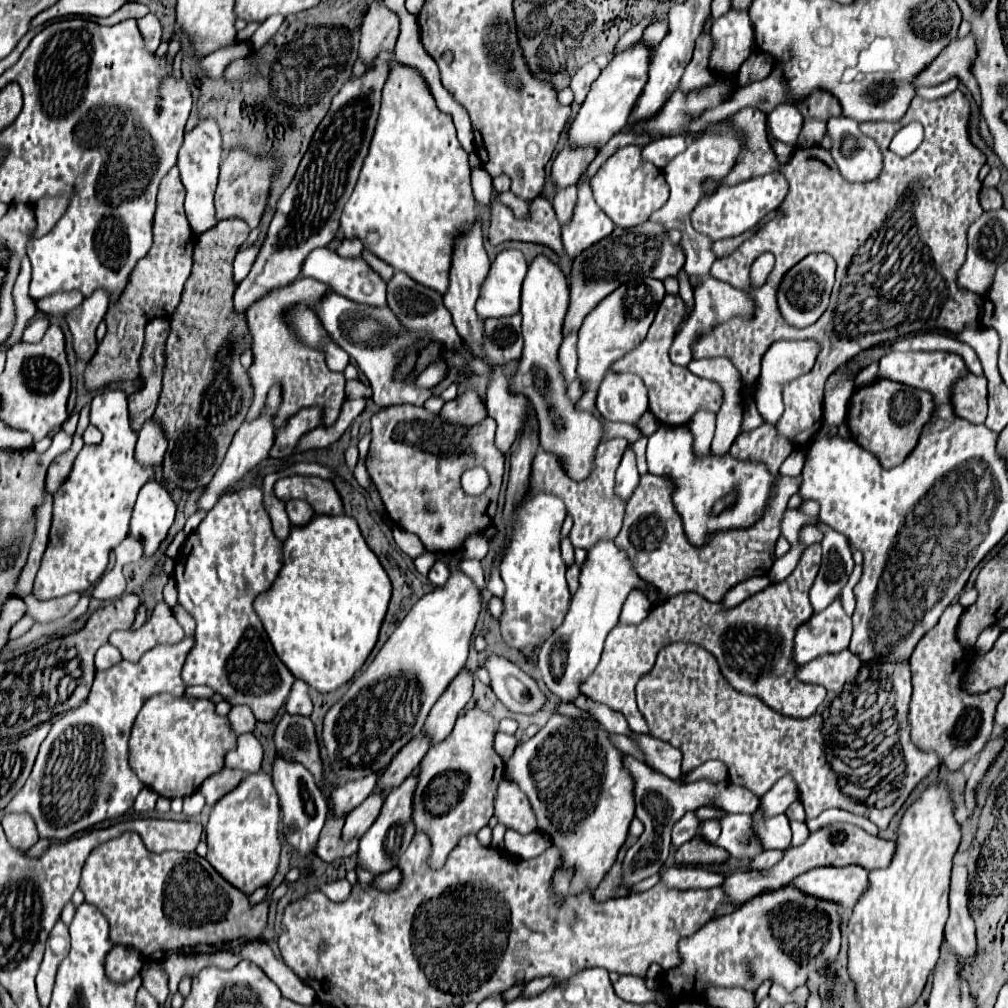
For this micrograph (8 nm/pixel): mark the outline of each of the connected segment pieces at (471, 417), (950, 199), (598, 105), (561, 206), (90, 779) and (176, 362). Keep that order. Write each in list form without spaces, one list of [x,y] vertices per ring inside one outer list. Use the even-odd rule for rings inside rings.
[[[466,390],[456,400],[446,402],[440,410],[440,418],[454,426],[476,426],[486,416],[488,414],[486,414],[484,402],[472,390]]]
[[[954,90],[952,94],[948,94],[948,96],[944,96],[944,98],[938,98],[938,100],[922,100],[922,98],[918,98],[918,96],[914,96],[914,100],[910,102],[910,108],[908,108],[908,112],[898,120],[898,122],[862,122],[860,124],[860,130],[864,132],[864,134],[868,134],[870,138],[876,138],[876,142],[878,142],[878,146],[880,146],[880,152],[882,152],[882,158],[884,158],[884,166],[882,166],[882,172],[880,172],[880,176],[876,178],[876,180],[870,180],[870,182],[848,182],[846,178],[842,178],[842,174],[840,174],[840,170],[830,162],[830,164],[826,164],[822,158],[830,158],[830,154],[828,154],[828,150],[824,150],[822,146],[810,146],[810,148],[796,148],[794,150],[794,154],[788,158],[788,162],[786,164],[782,164],[780,160],[778,160],[778,156],[776,156],[776,152],[774,152],[774,148],[770,146],[770,142],[768,142],[768,138],[766,138],[766,114],[762,112],[762,110],[758,110],[758,108],[742,108],[742,110],[738,110],[734,116],[730,116],[730,118],[726,118],[726,120],[720,120],[720,122],[716,122],[716,124],[710,124],[704,132],[700,132],[700,134],[694,134],[690,140],[694,142],[694,140],[698,140],[698,138],[702,138],[706,132],[710,132],[710,130],[718,130],[718,128],[732,128],[732,130],[736,130],[736,132],[740,132],[742,134],[742,138],[744,138],[744,142],[742,142],[742,150],[740,150],[740,154],[738,154],[738,160],[736,160],[736,164],[734,164],[734,168],[720,180],[722,182],[722,186],[730,186],[730,184],[737,184],[743,181],[746,181],[752,177],[763,176],[765,174],[772,174],[772,172],[778,172],[778,174],[782,174],[786,180],[788,180],[788,196],[784,198],[784,202],[774,210],[776,212],[776,216],[770,220],[770,222],[766,222],[760,230],[756,230],[756,234],[752,234],[748,240],[744,240],[732,254],[728,254],[728,256],[722,256],[722,258],[716,258],[716,262],[713,263],[711,267],[711,271],[722,272],[722,281],[728,282],[728,284],[732,284],[732,286],[736,286],[736,288],[748,288],[748,272],[750,272],[750,266],[752,266],[752,262],[758,258],[758,254],[762,254],[762,252],[772,252],[774,256],[776,256],[776,264],[774,264],[774,268],[772,268],[772,272],[768,274],[768,280],[766,280],[766,284],[762,286],[762,288],[758,288],[758,290],[754,290],[754,298],[756,298],[756,316],[754,316],[754,320],[740,320],[740,318],[736,318],[736,320],[730,320],[730,322],[726,322],[726,324],[722,324],[722,326],[718,326],[718,328],[714,328],[714,330],[710,330],[708,334],[704,334],[700,340],[696,340],[696,344],[692,346],[692,350],[694,350],[694,358],[704,358],[704,356],[726,356],[734,366],[736,366],[736,370],[740,372],[740,376],[742,376],[742,380],[744,380],[744,384],[746,386],[752,386],[754,384],[754,380],[758,378],[758,370],[760,370],[760,360],[762,360],[762,356],[764,356],[764,352],[768,350],[772,343],[778,340],[794,340],[795,336],[800,336],[803,339],[814,339],[820,344],[820,354],[818,354],[818,360],[816,360],[816,364],[814,364],[814,368],[808,372],[808,374],[804,374],[804,376],[800,376],[798,380],[792,380],[786,388],[784,388],[784,414],[782,414],[782,418],[778,420],[778,424],[776,424],[776,430],[778,430],[778,434],[780,436],[784,436],[784,438],[788,438],[788,440],[792,440],[796,446],[806,446],[808,444],[808,440],[812,440],[816,434],[818,434],[818,430],[820,430],[820,424],[822,424],[822,394],[824,394],[824,380],[830,376],[830,372],[834,372],[836,368],[840,368],[842,364],[846,364],[848,360],[852,360],[852,356],[856,356],[858,352],[862,352],[862,350],[866,350],[866,348],[870,348],[870,346],[874,346],[874,344],[882,344],[882,342],[890,342],[890,340],[894,340],[894,338],[898,338],[898,336],[902,336],[902,334],[908,334],[908,332],[918,332],[918,330],[932,330],[932,328],[946,328],[946,330],[950,330],[950,332],[962,332],[962,330],[966,330],[966,328],[974,328],[974,326],[980,326],[980,314],[982,314],[982,304],[984,304],[984,300],[982,300],[982,296],[980,294],[974,294],[974,292],[970,292],[970,290],[966,290],[966,288],[960,288],[958,286],[958,270],[962,268],[962,264],[964,264],[964,260],[966,260],[966,248],[968,248],[968,228],[970,228],[970,224],[974,222],[974,220],[978,220],[980,216],[982,216],[982,206],[980,206],[980,200],[978,200],[978,194],[980,194],[980,188],[982,188],[982,184],[980,184],[980,180],[978,180],[978,172],[980,172],[980,168],[982,168],[982,164],[986,162],[986,154],[982,152],[982,150],[978,150],[974,144],[972,144],[972,140],[970,140],[970,134],[968,134],[968,122],[970,122],[970,100],[960,92],[960,90]],[[910,122],[920,122],[922,126],[924,126],[924,140],[922,140],[922,144],[914,150],[914,154],[912,156],[908,156],[908,158],[898,158],[894,152],[890,152],[888,150],[888,144],[890,144],[890,140],[892,140],[892,136],[902,128],[902,126],[906,126],[906,124],[910,124]],[[812,252],[826,252],[826,254],[830,254],[834,260],[836,260],[836,264],[838,264],[838,268],[836,268],[836,282],[834,282],[834,290],[832,290],[832,296],[830,296],[830,304],[828,304],[828,308],[826,308],[826,312],[814,322],[814,324],[810,324],[808,328],[794,328],[794,326],[790,326],[790,324],[786,324],[784,322],[784,318],[780,316],[780,312],[778,312],[778,304],[776,304],[776,290],[778,290],[778,280],[783,278],[784,274],[796,264],[802,260],[802,258],[808,256],[808,254],[812,254]]]
[[[634,44],[632,48],[616,54],[610,64],[602,70],[598,80],[592,84],[584,104],[580,106],[576,118],[570,122],[568,128],[568,146],[570,148],[602,148],[614,134],[626,128],[628,116],[634,108],[636,98],[640,96],[646,78],[648,78],[648,64],[650,64],[650,44]]]
[[[568,186],[564,190],[558,190],[558,194],[554,198],[554,210],[556,210],[560,226],[566,226],[572,220],[572,214],[576,208],[576,198],[578,198],[576,192],[578,192],[576,186]]]
[[[184,638],[178,642],[178,646],[156,646],[136,664],[122,660],[110,670],[96,672],[86,702],[52,722],[52,728],[36,756],[30,778],[12,798],[12,802],[2,810],[2,814],[28,812],[38,826],[40,838],[58,840],[68,840],[76,832],[90,830],[104,820],[126,814],[144,788],[144,784],[128,766],[128,738],[132,722],[144,702],[152,696],[184,696],[180,670],[190,646],[192,638]],[[84,798],[90,798],[90,806],[82,808],[80,812],[78,804],[82,804]]]
[[[232,218],[198,236],[192,274],[184,286],[182,302],[170,318],[164,384],[154,422],[168,438],[164,476],[186,492],[210,482],[252,402],[250,380],[240,364],[240,354],[250,348],[250,332],[246,330],[246,318],[232,312],[236,286],[232,282],[232,262],[248,232],[246,222]]]

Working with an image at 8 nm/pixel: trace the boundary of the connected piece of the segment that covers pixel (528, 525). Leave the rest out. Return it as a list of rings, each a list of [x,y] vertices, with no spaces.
[[[526,494],[514,518],[514,536],[500,564],[502,580],[506,584],[500,632],[504,642],[514,650],[542,646],[562,624],[570,608],[570,592],[564,576],[566,566],[560,558],[560,528],[564,518],[564,502],[550,494],[540,494],[538,498]]]

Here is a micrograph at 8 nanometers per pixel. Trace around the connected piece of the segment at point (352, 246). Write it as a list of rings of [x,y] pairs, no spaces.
[[[354,238],[354,240],[344,240],[342,246],[338,248],[338,254],[344,258],[362,258],[362,250],[364,250],[362,242]]]

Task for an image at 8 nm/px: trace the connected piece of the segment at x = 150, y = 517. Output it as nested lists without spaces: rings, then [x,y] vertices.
[[[148,480],[138,494],[130,520],[130,538],[142,542],[144,558],[152,558],[156,554],[162,540],[168,536],[174,514],[176,504],[168,490],[160,482]]]

